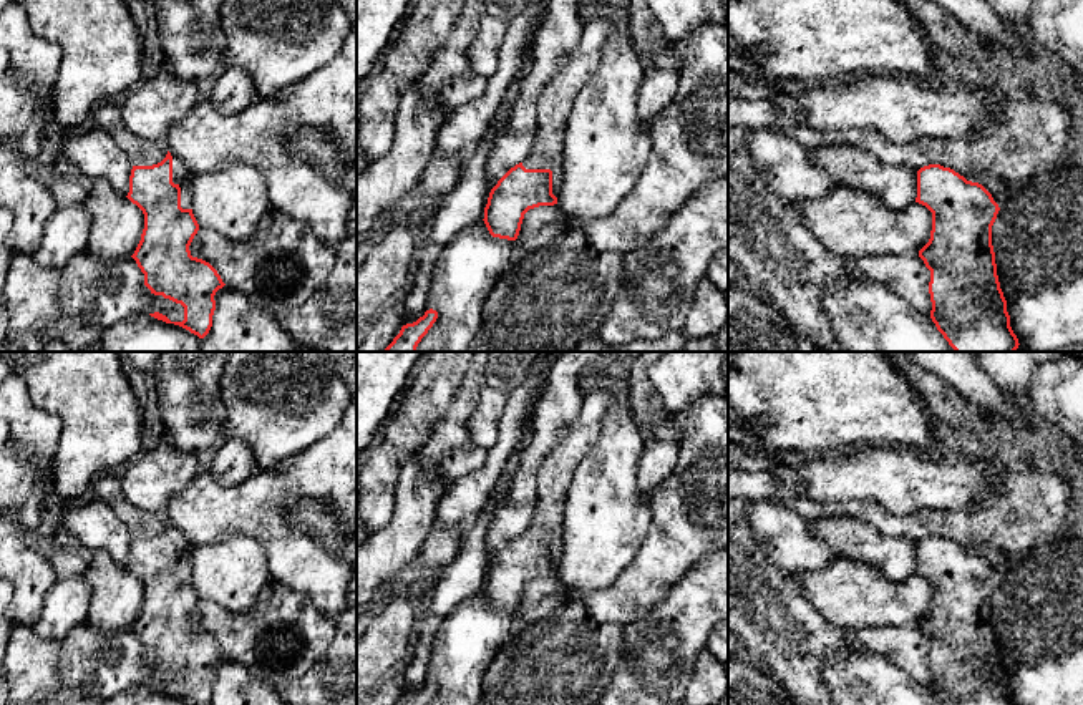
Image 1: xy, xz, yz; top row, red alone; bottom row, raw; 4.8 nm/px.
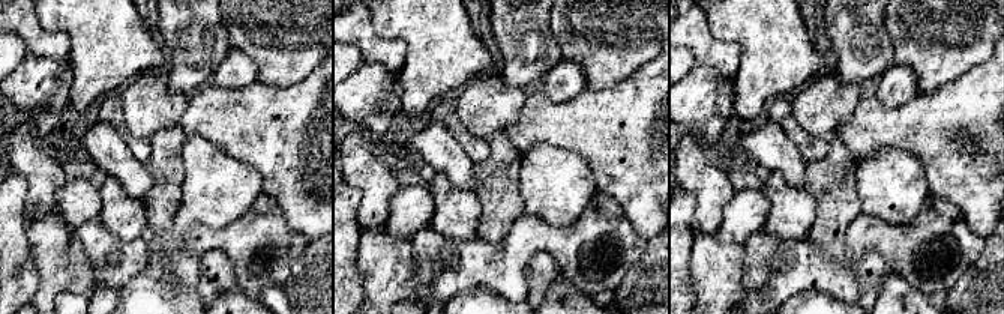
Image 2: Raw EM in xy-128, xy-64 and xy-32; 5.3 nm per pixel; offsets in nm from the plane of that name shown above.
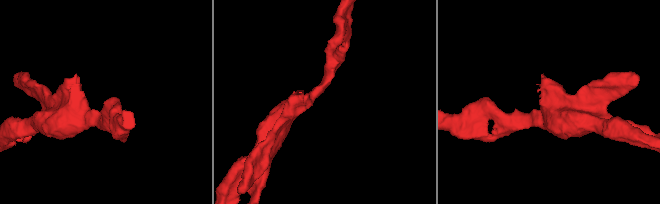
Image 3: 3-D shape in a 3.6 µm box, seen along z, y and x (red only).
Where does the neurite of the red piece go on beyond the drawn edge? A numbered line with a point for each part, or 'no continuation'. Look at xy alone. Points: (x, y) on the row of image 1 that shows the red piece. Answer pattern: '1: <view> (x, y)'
1: xy (181, 176)

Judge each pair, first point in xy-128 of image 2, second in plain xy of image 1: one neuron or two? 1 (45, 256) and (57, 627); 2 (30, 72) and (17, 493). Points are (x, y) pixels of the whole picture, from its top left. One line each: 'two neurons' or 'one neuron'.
1: two neurons
2: one neuron

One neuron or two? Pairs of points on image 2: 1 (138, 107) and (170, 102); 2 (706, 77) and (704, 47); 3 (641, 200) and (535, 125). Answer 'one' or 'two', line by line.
1: one
2: two
3: one

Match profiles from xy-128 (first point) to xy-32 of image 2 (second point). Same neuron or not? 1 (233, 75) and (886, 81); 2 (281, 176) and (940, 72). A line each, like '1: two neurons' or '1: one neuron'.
1: one neuron
2: two neurons

